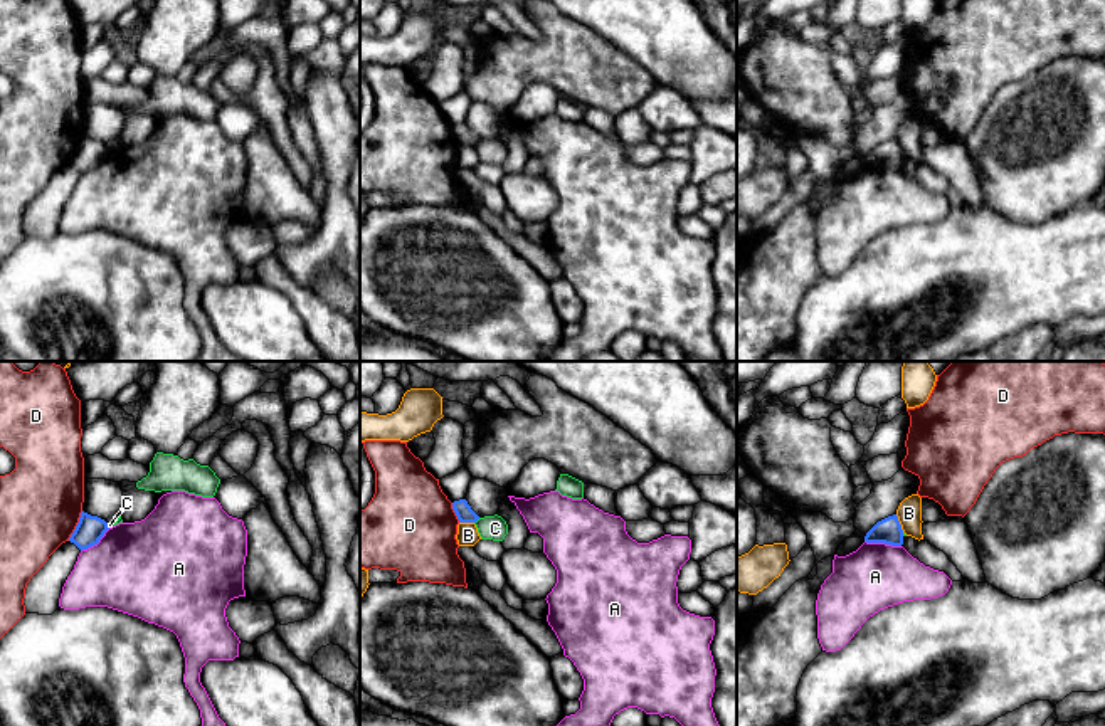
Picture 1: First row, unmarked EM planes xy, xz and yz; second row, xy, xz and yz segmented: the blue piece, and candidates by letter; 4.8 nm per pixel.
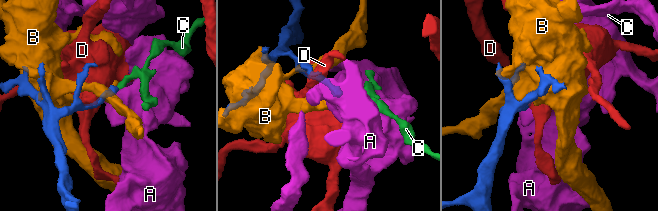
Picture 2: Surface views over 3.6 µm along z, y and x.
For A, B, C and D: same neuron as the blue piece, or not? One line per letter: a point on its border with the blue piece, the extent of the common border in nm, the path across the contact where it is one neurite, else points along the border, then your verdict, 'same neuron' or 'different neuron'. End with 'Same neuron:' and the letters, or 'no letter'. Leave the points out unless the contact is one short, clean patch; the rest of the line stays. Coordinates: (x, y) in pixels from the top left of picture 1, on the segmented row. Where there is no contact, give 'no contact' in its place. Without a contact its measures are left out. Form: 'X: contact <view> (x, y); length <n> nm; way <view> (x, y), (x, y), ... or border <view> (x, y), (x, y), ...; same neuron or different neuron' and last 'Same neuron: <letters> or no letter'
A: contact yz (883, 541); length 180 nm; different neuron
B: contact yz (898, 523); length 100 nm; different neuron
C: contact xz (476, 520); length 40 nm; border xz (480, 518), (475, 523); different neuron
D: contact xy (76, 526); length 160 nm; different neuron
Same neuron: no letter

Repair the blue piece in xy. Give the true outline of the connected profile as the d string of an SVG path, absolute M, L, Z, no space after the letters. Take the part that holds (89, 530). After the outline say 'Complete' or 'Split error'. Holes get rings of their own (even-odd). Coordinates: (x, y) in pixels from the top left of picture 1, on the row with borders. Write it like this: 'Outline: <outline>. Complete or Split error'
Outline: M82 511L79 523L74 533L71 534L69 541L82 551L98 544L108 529L109 528L104 519Z. Complete

